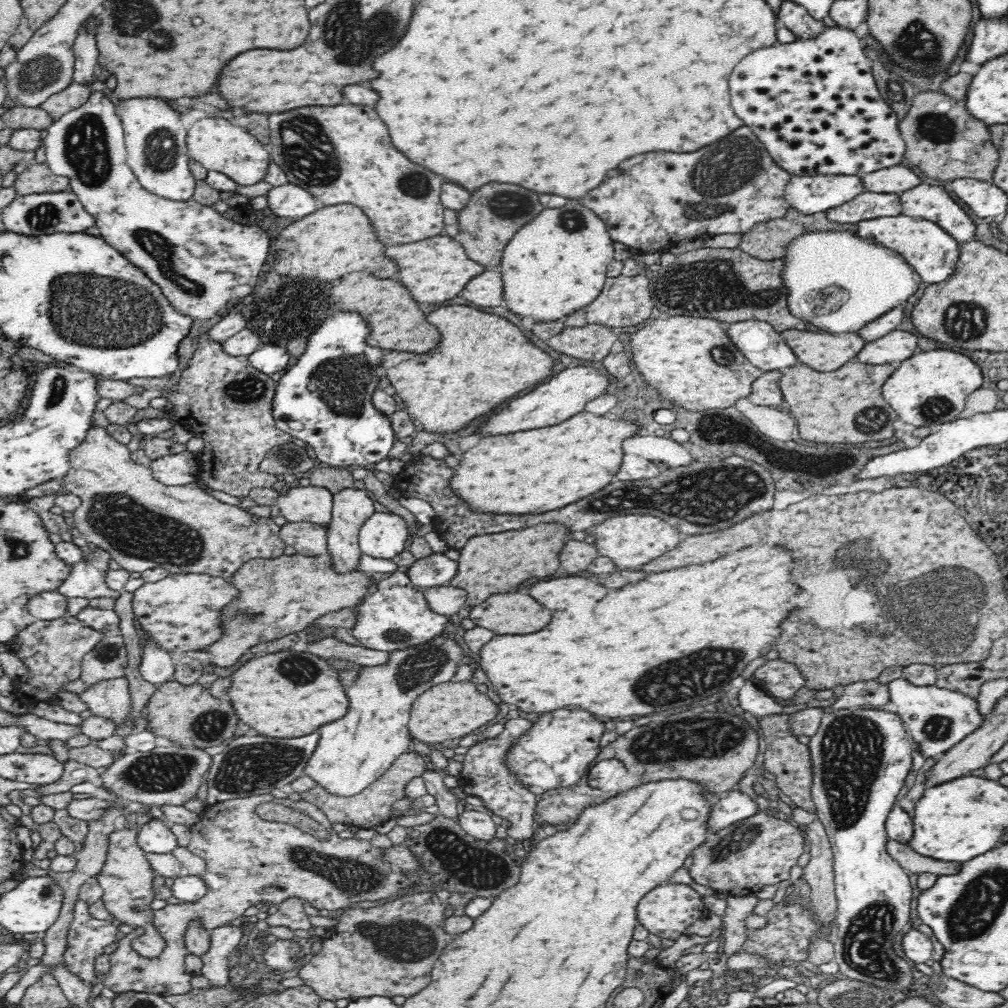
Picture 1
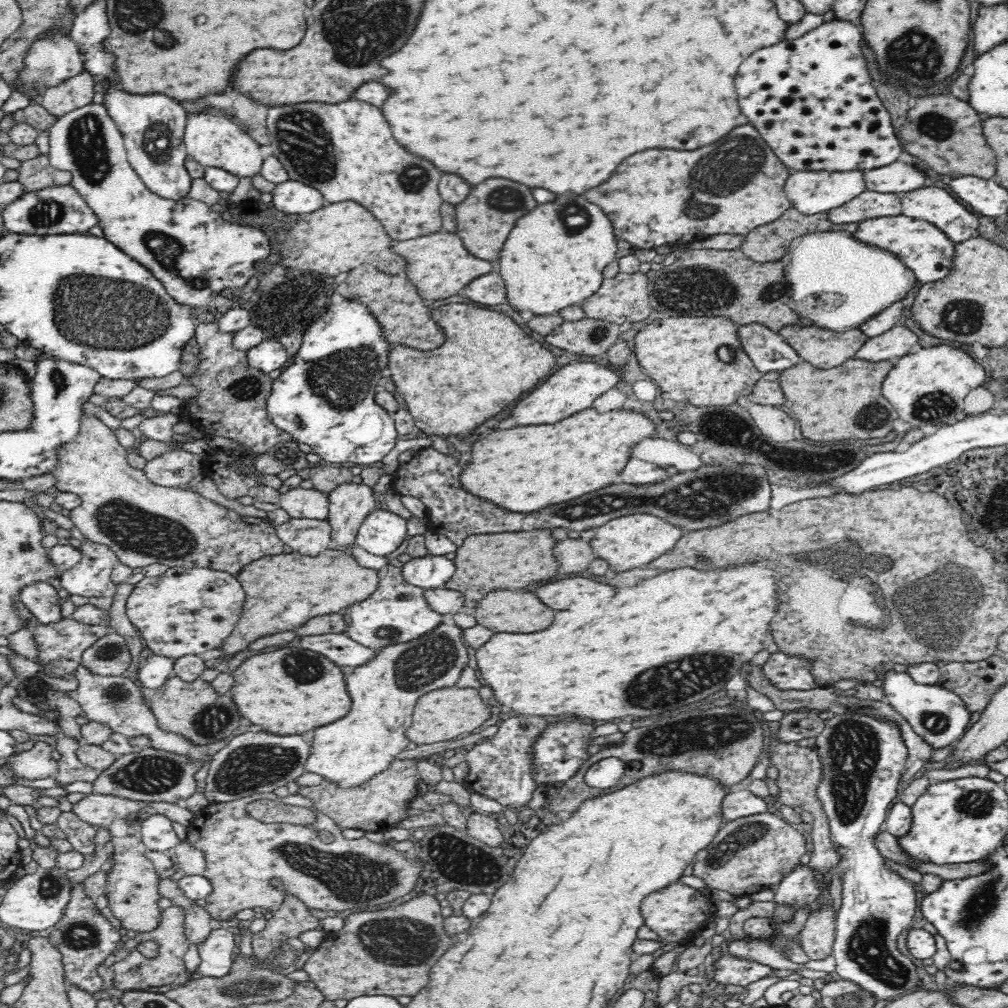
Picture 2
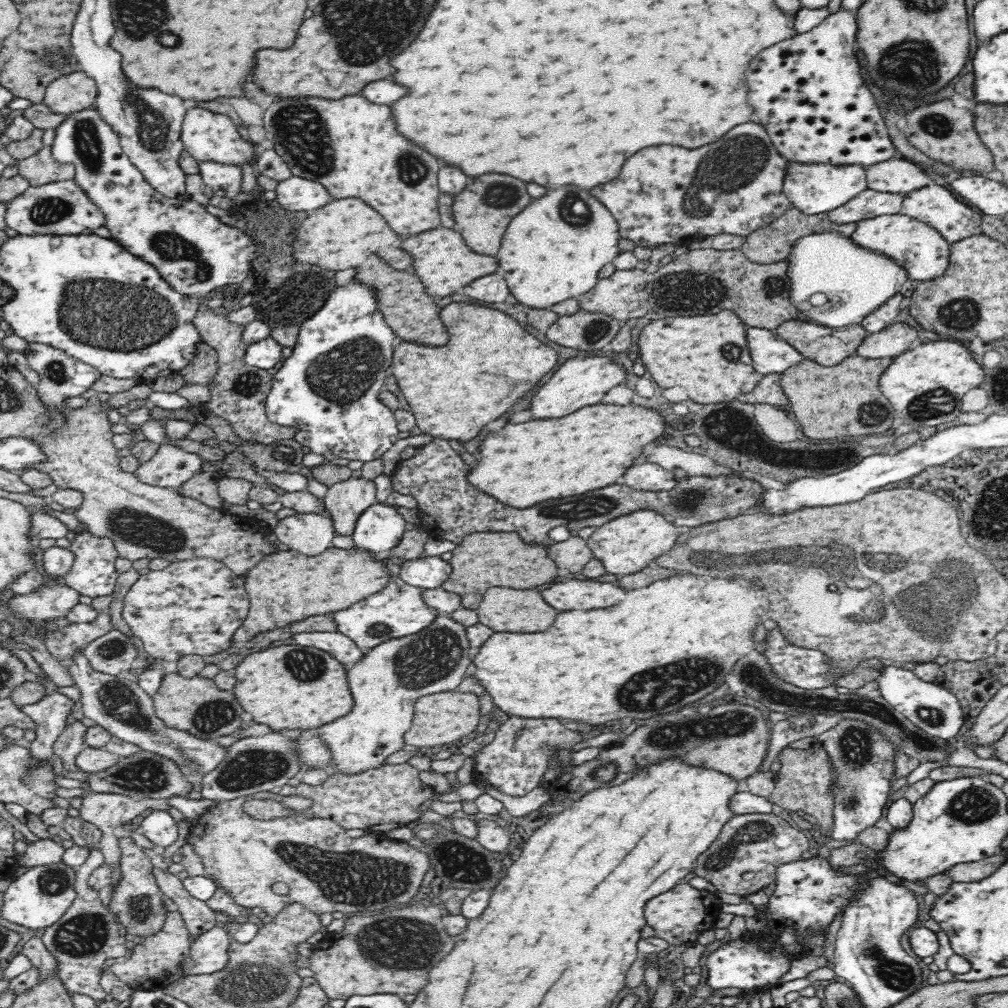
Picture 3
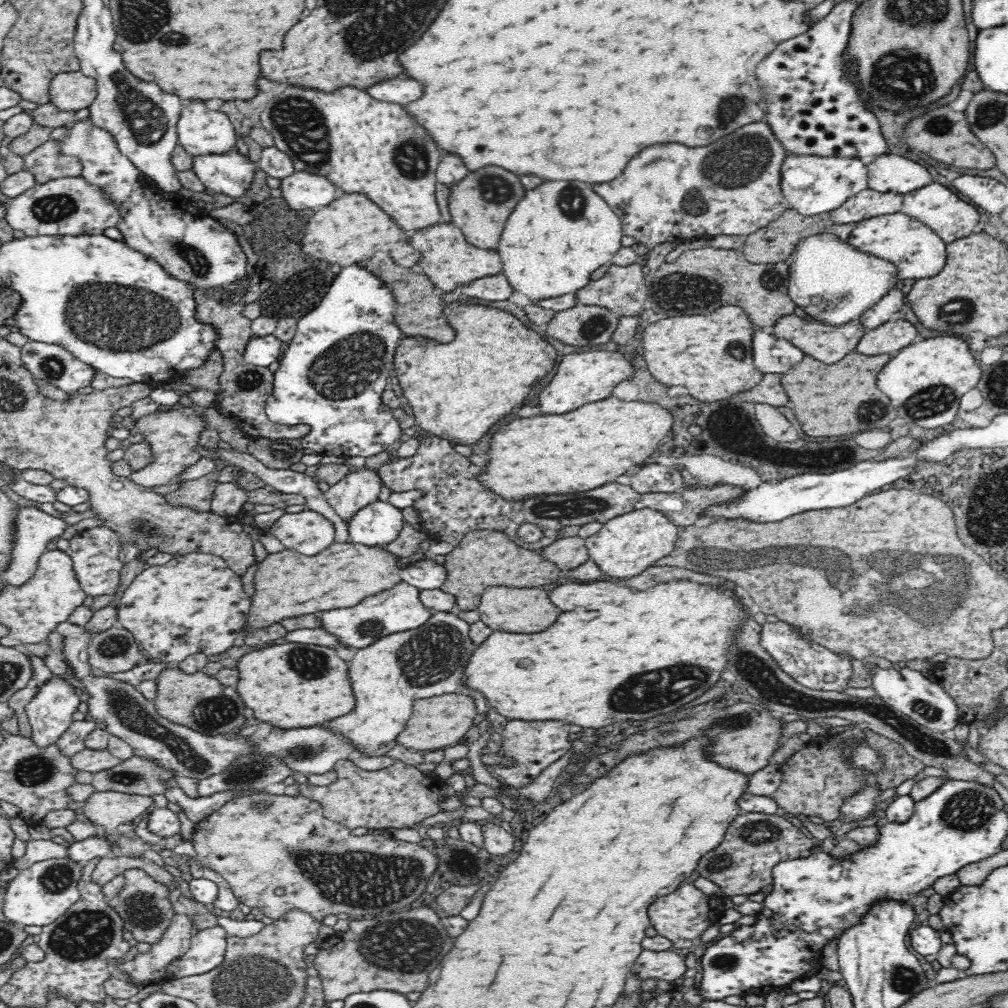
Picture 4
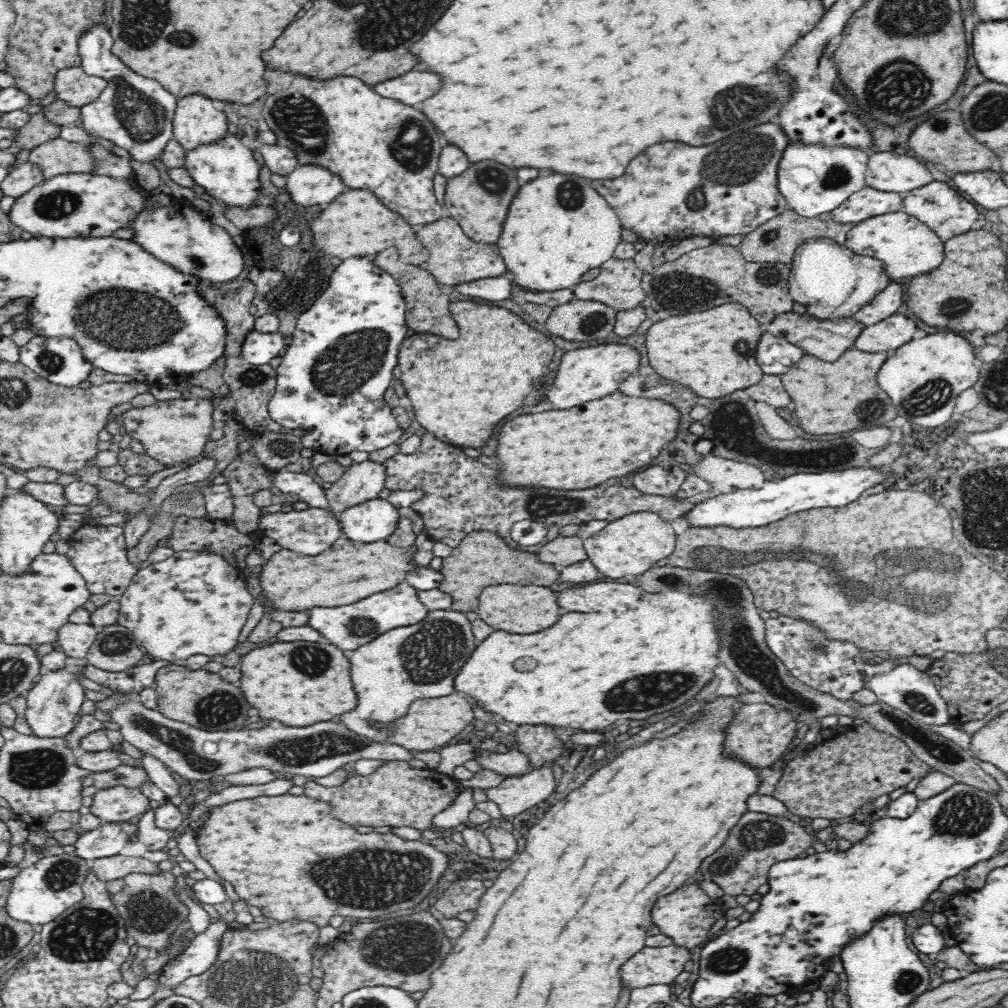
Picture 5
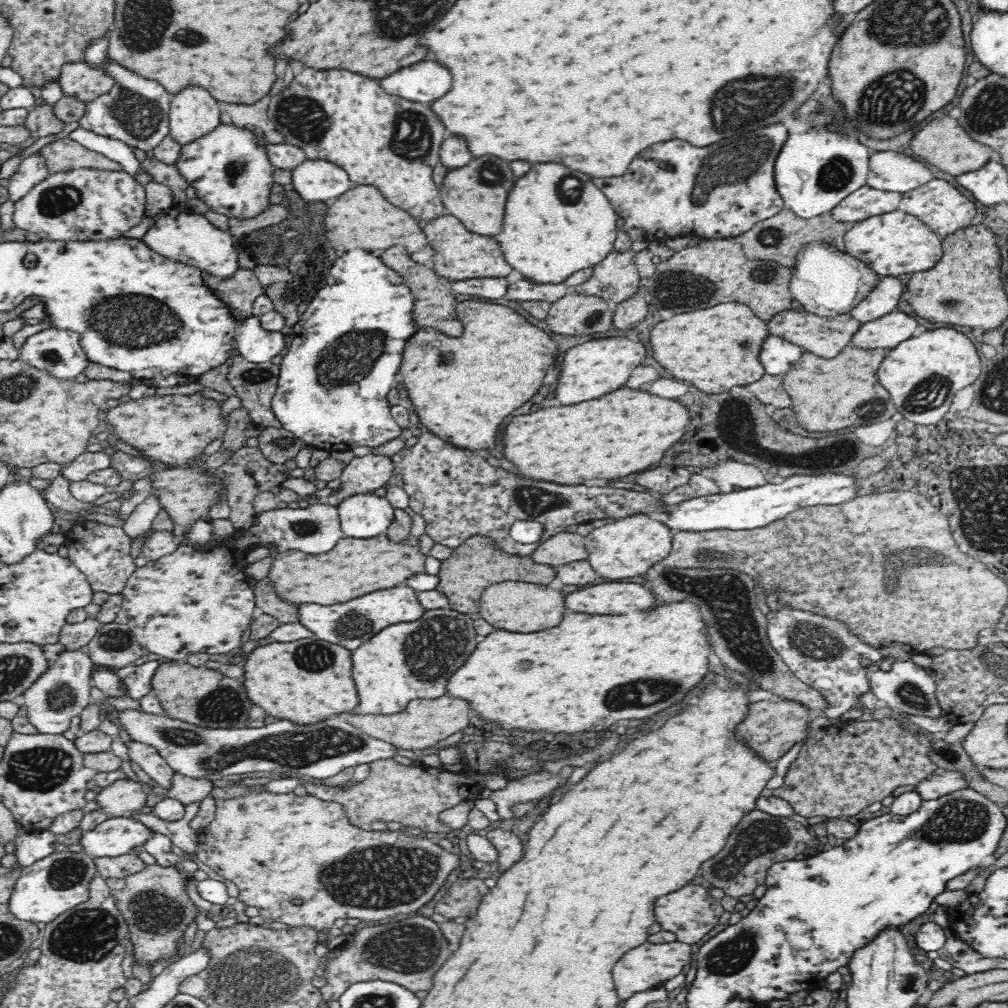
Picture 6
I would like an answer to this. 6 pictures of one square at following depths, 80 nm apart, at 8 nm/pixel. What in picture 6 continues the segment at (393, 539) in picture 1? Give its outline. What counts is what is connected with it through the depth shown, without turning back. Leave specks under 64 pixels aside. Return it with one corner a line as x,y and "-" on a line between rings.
375,494
352,495
339,506
339,522
346,537
369,539
384,535
396,518
391,502

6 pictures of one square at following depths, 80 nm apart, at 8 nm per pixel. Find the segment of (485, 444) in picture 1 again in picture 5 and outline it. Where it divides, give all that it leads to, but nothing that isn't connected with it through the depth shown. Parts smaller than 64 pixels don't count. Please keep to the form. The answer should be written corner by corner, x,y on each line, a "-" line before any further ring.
620,391
600,400
586,402
574,410
548,410
526,414
502,426
498,436
496,456
502,462
502,476
495,480
510,488
554,488
554,490
584,490
602,484
604,480
624,476
636,468
652,464
652,460
676,437
680,414
678,409
660,400
625,396

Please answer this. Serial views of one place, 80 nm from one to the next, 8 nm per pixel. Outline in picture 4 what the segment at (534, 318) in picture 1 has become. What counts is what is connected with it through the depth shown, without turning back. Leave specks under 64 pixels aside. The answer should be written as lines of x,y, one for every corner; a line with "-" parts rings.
548,182
540,190
528,192
526,198
510,214
506,228
498,243
498,254
502,270
513,292
524,294
530,304
556,298
565,294
576,295
591,280
591,274
601,266
609,264
611,258
621,248
622,223
612,207
608,206
590,184
582,182

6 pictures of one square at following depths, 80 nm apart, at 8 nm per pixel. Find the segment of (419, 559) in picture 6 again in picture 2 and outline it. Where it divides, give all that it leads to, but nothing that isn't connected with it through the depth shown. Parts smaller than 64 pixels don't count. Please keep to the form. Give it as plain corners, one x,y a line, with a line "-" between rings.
328,548
318,556
306,556
293,551
279,555
262,557
250,562
235,575
242,589
244,589
244,606
238,622
234,624
228,638
224,638
218,649
222,651
221,660
232,660
247,646
263,636
278,634
286,631
295,631
305,625
311,618
326,614
334,614
343,611
346,607
357,602
362,602
376,590
380,582
380,576
370,568
358,565
352,554
342,553
340,549

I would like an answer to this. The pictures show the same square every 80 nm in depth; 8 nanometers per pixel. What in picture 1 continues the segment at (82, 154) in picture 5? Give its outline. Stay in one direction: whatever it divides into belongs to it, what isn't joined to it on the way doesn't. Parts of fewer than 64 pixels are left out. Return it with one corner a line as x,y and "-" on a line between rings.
34,162
27,164
27,170
17,176
13,187
16,189
18,197
29,194
70,191
68,177
53,174
47,163

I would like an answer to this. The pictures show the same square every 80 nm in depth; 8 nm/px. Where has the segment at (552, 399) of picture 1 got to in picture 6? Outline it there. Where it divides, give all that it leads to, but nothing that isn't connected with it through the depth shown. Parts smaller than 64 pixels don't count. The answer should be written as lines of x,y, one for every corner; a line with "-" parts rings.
624,337
594,339
570,348
561,362
561,370
556,388
556,400
562,406
578,404
584,400
600,398
604,394
615,392
625,387
632,371
642,364
646,348
638,340

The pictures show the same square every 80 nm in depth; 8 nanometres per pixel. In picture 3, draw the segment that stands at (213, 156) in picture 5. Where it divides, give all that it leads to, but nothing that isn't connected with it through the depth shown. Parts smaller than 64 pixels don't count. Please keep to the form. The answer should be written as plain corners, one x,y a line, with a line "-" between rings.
201,162
200,176
204,182
216,190
226,190
230,195
240,193
240,182
242,182
241,168
234,166
223,166
217,162

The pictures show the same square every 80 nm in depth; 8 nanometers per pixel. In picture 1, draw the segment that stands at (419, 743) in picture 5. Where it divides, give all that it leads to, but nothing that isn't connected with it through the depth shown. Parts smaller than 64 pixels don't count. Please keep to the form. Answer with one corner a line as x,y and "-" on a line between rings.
468,677
465,680
450,680
432,686
414,701
409,716
409,731
412,738
428,744
444,743
454,738
471,734
473,730
486,726
490,720
502,715
502,706
494,703
486,693
476,689

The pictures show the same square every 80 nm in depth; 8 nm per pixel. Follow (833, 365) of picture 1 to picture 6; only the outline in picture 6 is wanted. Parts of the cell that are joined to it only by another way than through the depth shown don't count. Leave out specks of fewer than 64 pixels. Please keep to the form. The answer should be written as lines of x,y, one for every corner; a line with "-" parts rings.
793,309
779,312
767,321
770,335
786,339
786,341
806,348
808,352
822,356
822,358
836,358
850,344
850,340
862,325
850,312
823,317
808,310
796,311

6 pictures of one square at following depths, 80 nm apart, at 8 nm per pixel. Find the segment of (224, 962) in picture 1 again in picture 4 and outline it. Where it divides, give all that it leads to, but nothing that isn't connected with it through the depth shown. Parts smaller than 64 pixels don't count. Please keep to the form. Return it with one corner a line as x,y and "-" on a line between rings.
220,926
198,932
191,939
190,948
170,964
167,974
170,974
173,980
216,969
224,962
227,942
227,933

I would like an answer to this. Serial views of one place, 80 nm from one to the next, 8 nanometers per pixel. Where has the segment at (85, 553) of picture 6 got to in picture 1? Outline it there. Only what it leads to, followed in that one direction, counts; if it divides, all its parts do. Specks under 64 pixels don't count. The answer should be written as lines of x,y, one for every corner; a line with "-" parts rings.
93,547
90,556
73,566
70,576
57,588
66,598
100,598
102,596
117,599
120,596
106,585
106,576
110,562
110,553

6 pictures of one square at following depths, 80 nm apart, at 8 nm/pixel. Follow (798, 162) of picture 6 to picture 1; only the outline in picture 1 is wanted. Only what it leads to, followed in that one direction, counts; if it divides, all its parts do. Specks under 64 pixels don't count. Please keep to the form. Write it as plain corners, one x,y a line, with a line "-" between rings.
791,175
785,188
785,197
792,209
810,215
836,208
864,191
859,176

